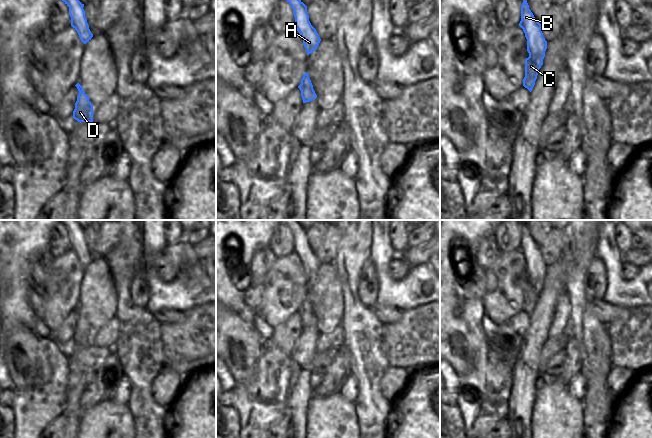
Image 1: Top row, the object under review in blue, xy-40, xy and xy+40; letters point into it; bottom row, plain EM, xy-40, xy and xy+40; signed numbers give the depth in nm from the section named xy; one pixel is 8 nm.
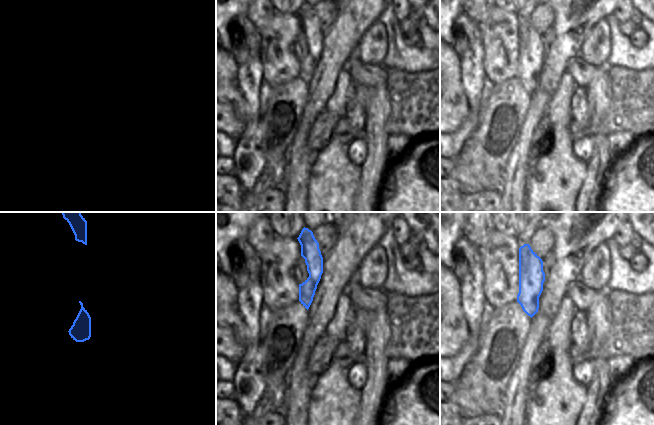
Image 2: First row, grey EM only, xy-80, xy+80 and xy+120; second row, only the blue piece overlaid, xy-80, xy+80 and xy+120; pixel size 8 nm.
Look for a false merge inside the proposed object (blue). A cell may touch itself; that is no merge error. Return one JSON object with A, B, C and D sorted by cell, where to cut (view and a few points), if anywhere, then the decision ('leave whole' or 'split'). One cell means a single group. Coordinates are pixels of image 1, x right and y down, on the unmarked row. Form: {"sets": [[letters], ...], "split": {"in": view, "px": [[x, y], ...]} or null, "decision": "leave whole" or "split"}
{"sets": [["A", "B", "C"], ["D"]], "split": {"in": "xy", "px": [[309, 302], [306, 302], [301, 308]]}, "decision": "split"}

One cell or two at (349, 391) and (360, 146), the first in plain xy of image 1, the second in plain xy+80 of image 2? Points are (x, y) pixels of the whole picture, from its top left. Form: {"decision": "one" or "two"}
{"decision": "one"}

